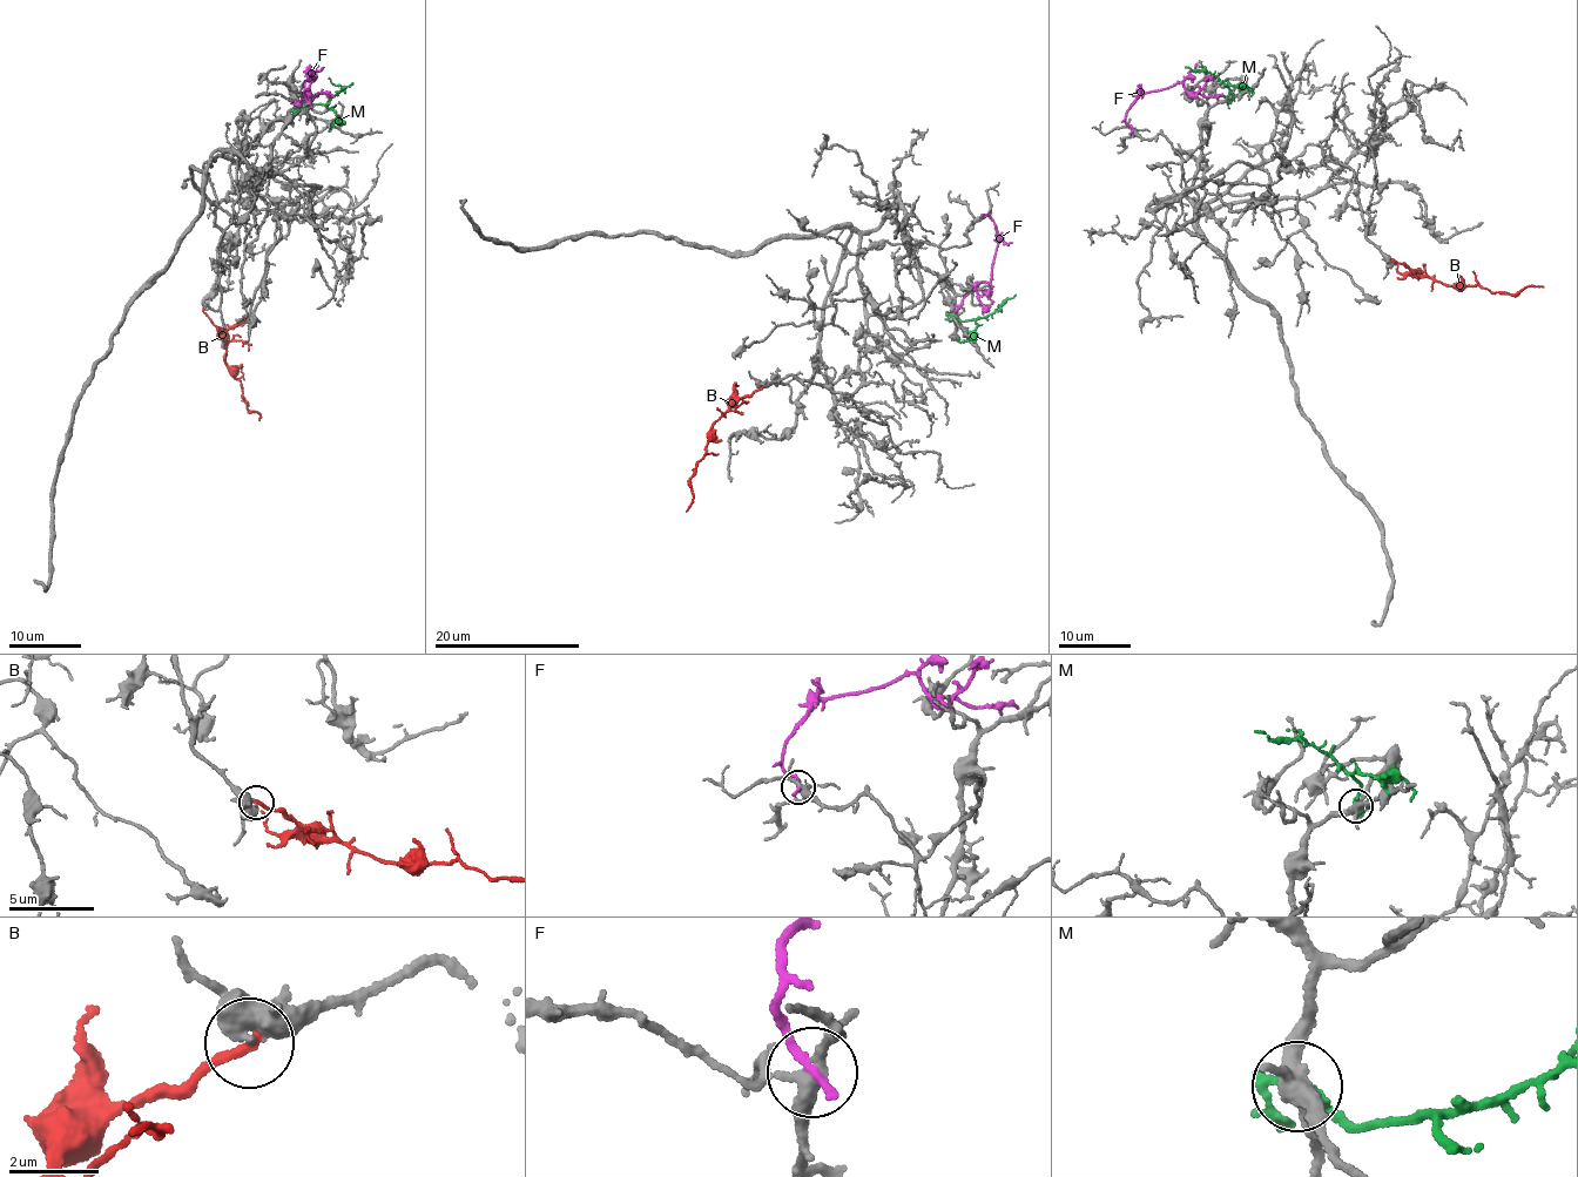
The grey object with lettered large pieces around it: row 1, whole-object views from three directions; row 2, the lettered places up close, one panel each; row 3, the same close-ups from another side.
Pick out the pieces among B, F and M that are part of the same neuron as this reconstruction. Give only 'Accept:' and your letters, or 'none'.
Accept: B

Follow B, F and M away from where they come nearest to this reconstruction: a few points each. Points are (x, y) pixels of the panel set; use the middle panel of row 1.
B: (761, 389), (743, 397), (713, 424), (706, 455), (696, 464), (692, 478), (693, 496), (687, 512)
F: (982, 217), (991, 217), (997, 227), (997, 248), (989, 281), (979, 283), (951, 311)
M: (952, 313), (962, 320), (980, 318), (998, 311), (1015, 293)

